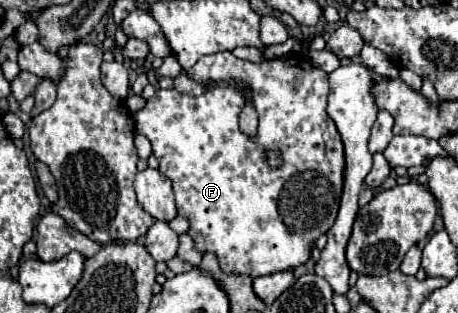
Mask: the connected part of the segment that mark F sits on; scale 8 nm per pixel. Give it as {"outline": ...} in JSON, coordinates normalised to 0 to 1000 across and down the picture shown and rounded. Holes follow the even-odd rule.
{"outline":[[[480,166],[480,173],[463,173],[463,179],[441,179],[441,192],[432,192],[415,224],[410,224],[410,243],[437,268],[450,268],[450,262],[463,262],[463,288],[445,294],[441,307],[410,307],[410,300],[393,300],[384,288],[341,288],[341,300],[319,326],[319,339],[293,364],[293,390],[297,390],[297,422],[301,428],[314,428],[328,454],[332,454],[332,486],[336,498],[345,505],[349,518],[349,550],[358,562],[371,569],[376,581],[376,601],[380,601],[380,626],[384,626],[384,671],[389,671],[389,690],[402,690],[415,703],[415,728],[410,728],[410,748],[419,754],[424,767],[424,786],[437,812],[472,812],[476,824],[476,843],[485,856],[485,869],[493,875],[541,875],[550,888],[559,882],[585,882],[585,875],[598,875],[598,869],[620,869],[620,863],[642,863],[659,843],[672,837],[677,812],[681,812],[681,792],[690,780],[690,767],[712,748],[729,703],[734,703],[734,684],[738,684],[738,658],[742,658],[742,626],[747,626],[747,543],[751,530],[734,524],[734,511],[716,511],[712,505],[712,454],[707,454],[707,422],[716,409],[716,364],[712,364],[712,307],[716,307],[716,236],[690,211],[677,204],[677,192],[659,173],[633,173],[633,179],[620,179],[620,185],[598,185],[598,192],[576,192],[568,204],[555,204],[555,198],[541,198],[541,192],[524,192],[515,185],[507,166]],[[507,262],[533,262],[550,281],[550,326],[555,326],[555,345],[563,358],[563,415],[555,435],[537,435],[524,403],[520,403],[520,364],[528,358],[533,345],[533,313],[520,300],[515,275]],[[581,486],[607,486],[611,505],[616,505],[616,524],[611,530],[590,530],[585,524],[585,505],[581,505]]]}

